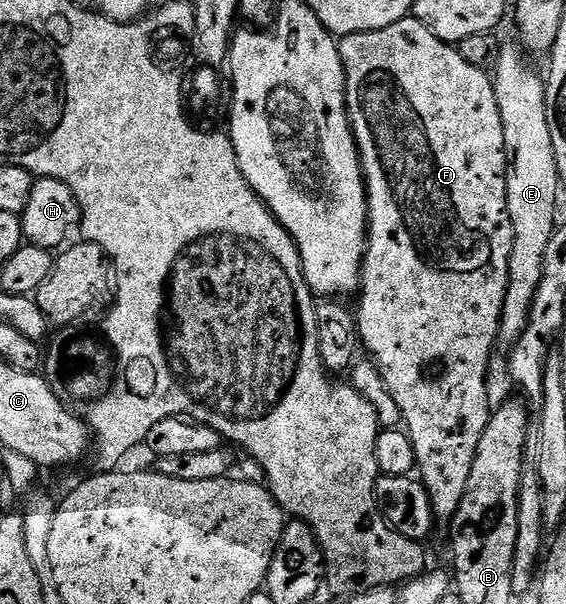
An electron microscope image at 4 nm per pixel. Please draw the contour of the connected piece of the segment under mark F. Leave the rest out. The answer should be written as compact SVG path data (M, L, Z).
M407 18L388 26L384 30L372 30L371 32L357 32L351 36L341 37L338 52L342 56L342 65L346 71L346 109L350 111L350 125L354 131L354 137L358 143L358 158L362 162L362 174L366 177L366 201L370 207L370 223L368 225L368 243L366 245L366 257L362 260L362 283L360 285L360 295L357 297L358 308L356 307L357 332L361 347L370 351L369 359L373 361L382 375L383 386L388 394L395 400L402 414L401 423L412 442L412 450L418 459L416 465L417 475L420 477L426 492L432 502L435 521L446 522L453 521L456 510L460 510L460 502L464 498L464 490L468 490L468 474L472 474L472 458L476 458L476 450L480 446L480 434L490 421L492 403L490 404L490 384L486 379L490 376L490 359L494 356L494 348L498 344L498 331L502 325L502 311L504 310L504 298L510 285L510 259L512 258L512 242L514 241L514 231L512 230L512 218L508 214L508 202L506 201L506 147L504 146L504 122L500 114L500 106L496 102L496 90L494 82L489 71L472 66L472 62L464 62L464 58L459 54L457 47L453 44L445 44L424 22L413 18Z

